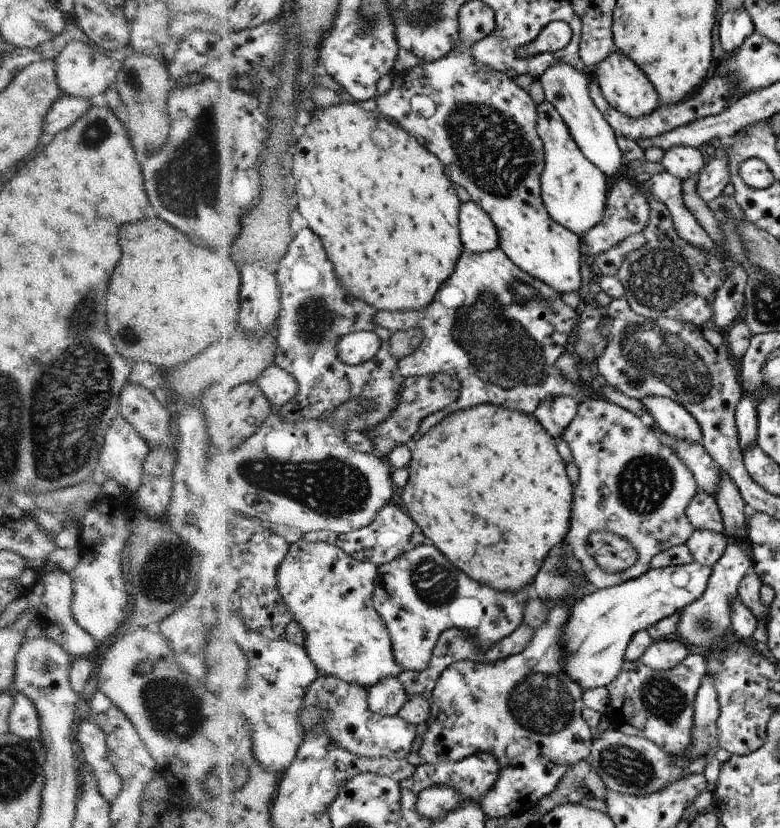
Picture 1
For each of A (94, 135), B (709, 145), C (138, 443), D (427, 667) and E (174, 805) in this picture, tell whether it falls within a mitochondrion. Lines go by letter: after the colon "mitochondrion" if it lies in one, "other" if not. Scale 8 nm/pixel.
A: mitochondrion
B: other
C: other
D: other
E: other

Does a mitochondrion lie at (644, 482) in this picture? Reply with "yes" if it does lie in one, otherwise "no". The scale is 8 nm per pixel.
yes

